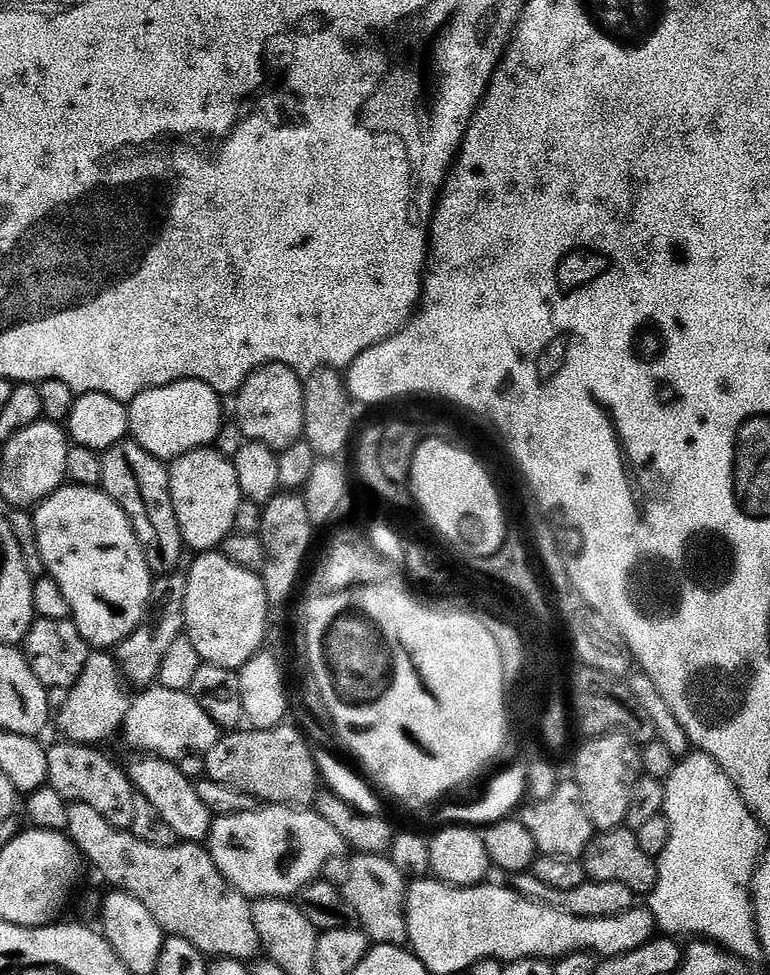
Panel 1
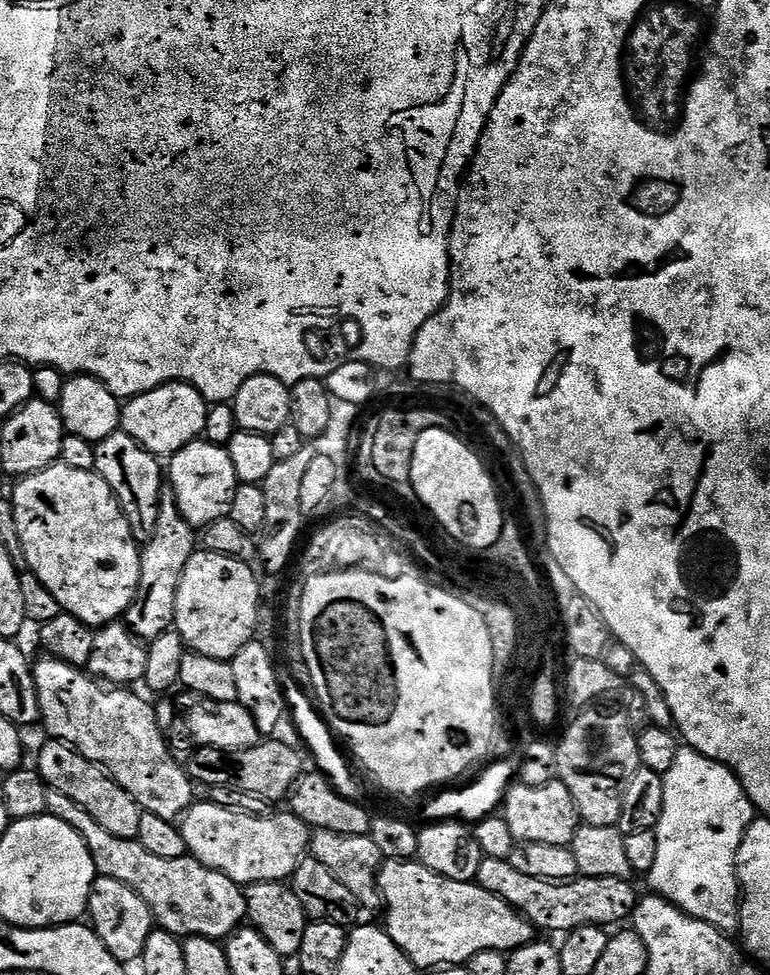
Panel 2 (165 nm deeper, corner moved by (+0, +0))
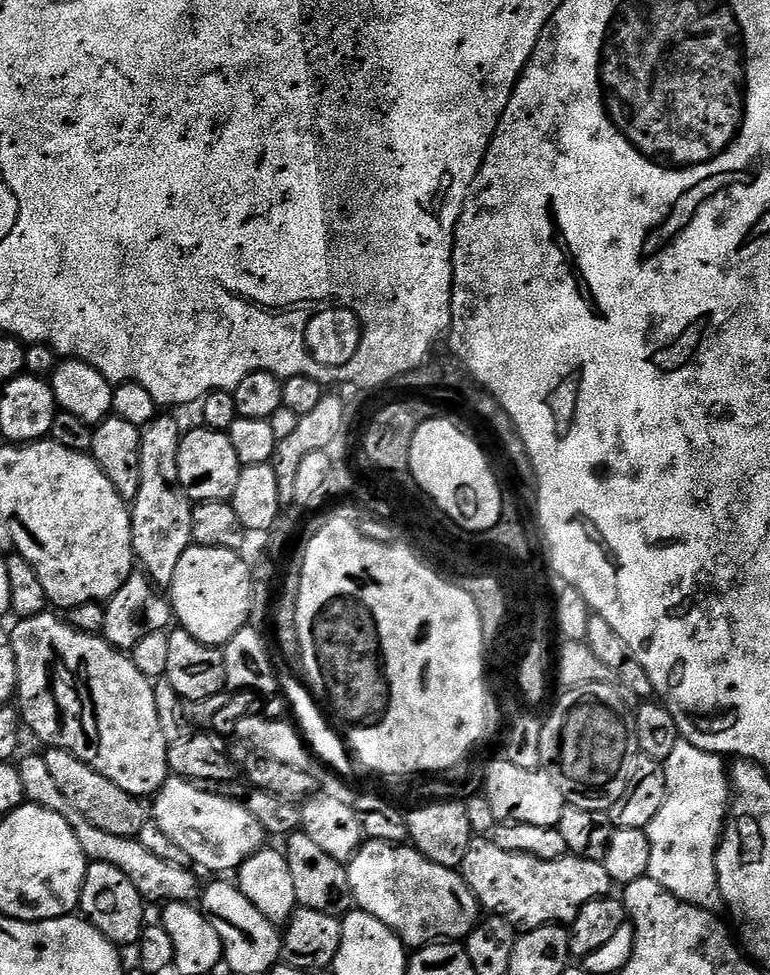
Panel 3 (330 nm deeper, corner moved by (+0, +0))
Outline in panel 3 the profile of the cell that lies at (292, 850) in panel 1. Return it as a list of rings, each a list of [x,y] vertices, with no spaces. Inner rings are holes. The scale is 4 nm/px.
[[[170,778],[156,793],[154,803],[156,805],[151,805],[150,812],[155,824],[162,826],[166,835],[186,850],[193,865],[201,864],[206,871],[216,872],[212,874],[235,873],[246,858],[265,847],[266,834],[262,826],[258,826],[258,818],[254,818],[246,806],[236,800],[222,798],[216,791],[199,783]]]

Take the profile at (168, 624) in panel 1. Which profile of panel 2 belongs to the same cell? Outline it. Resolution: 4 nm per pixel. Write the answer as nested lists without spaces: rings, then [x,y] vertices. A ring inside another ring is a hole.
[[[165,491],[160,502],[160,517],[153,536],[149,536],[140,553],[140,591],[126,613],[128,629],[145,642],[157,640],[176,622],[178,586],[186,570],[186,562],[198,551],[198,532],[178,510],[176,496]]]

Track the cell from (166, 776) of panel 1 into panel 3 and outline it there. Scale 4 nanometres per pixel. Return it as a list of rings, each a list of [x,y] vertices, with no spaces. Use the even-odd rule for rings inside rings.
[[[49,610],[38,614],[34,618],[26,618],[25,620],[17,619],[16,629],[11,629],[12,645],[14,646],[14,654],[18,662],[18,711],[22,717],[22,724],[25,729],[28,728],[44,743],[48,748],[61,748],[70,754],[74,754],[82,762],[89,764],[94,770],[98,770],[98,774],[102,774],[102,778],[110,778],[110,782],[114,782],[114,786],[122,786],[122,790],[126,790],[126,794],[134,794],[141,798],[155,797],[160,791],[160,787],[170,779],[168,770],[168,743],[166,737],[162,735],[162,725],[158,723],[158,706],[154,698],[153,681],[147,680],[145,676],[138,670],[138,666],[134,666],[134,662],[119,648],[112,647],[103,635],[91,636],[85,632],[80,632],[68,623],[67,619],[55,616],[55,611]]]

